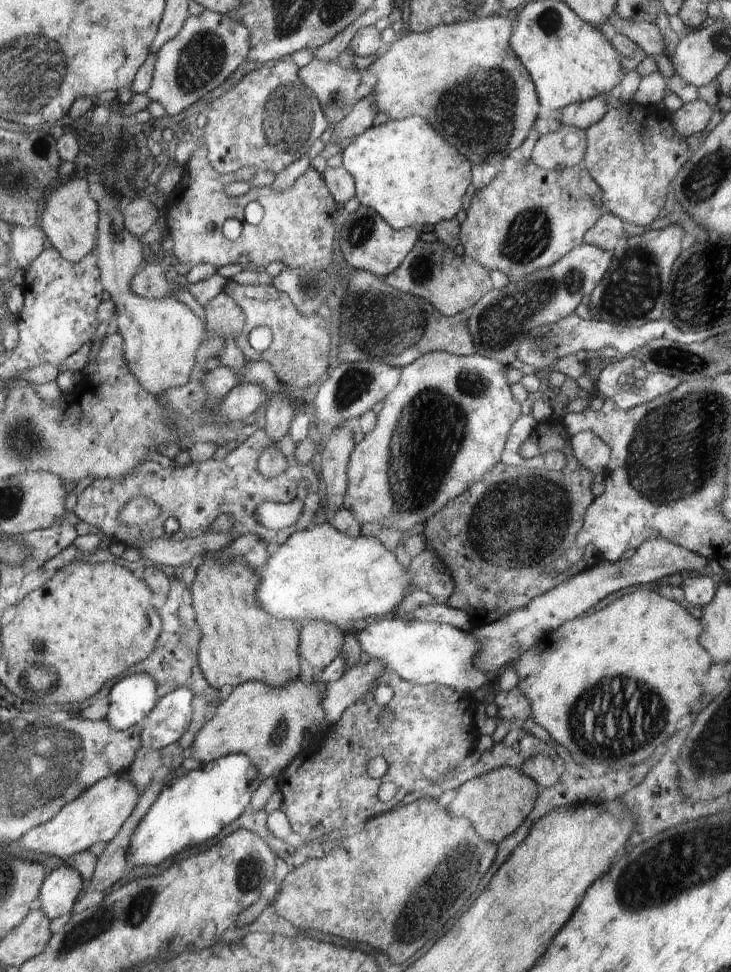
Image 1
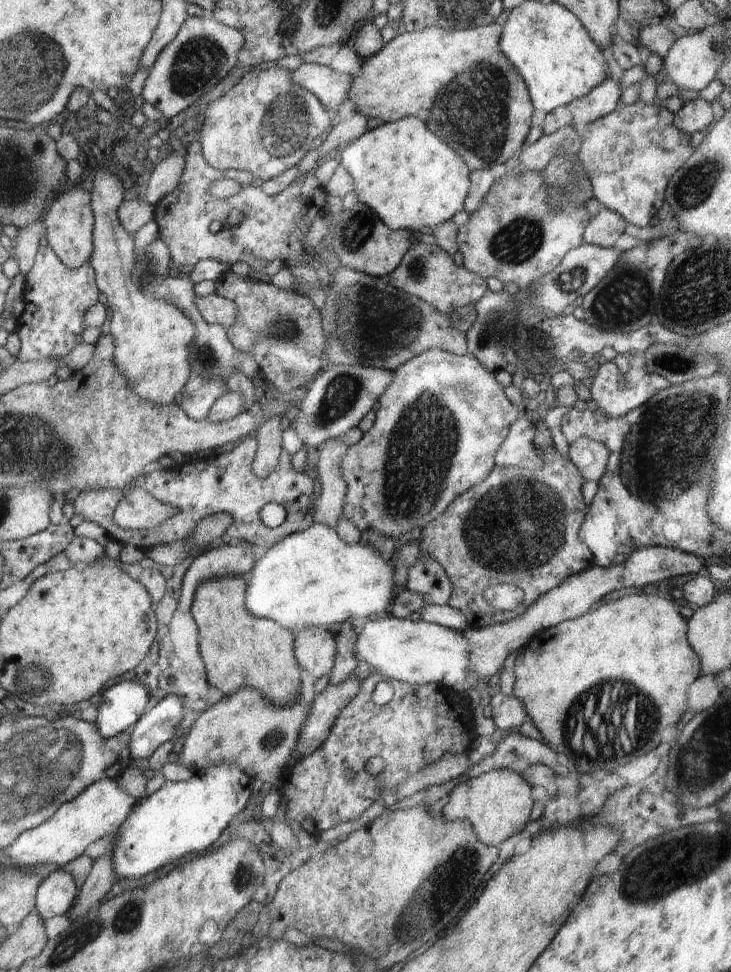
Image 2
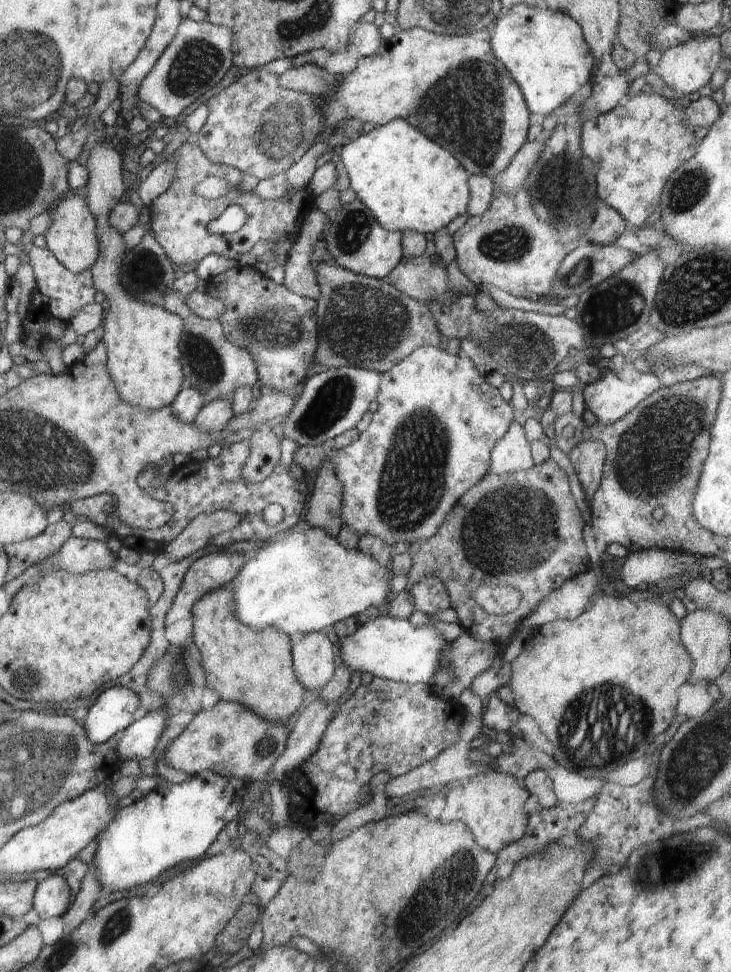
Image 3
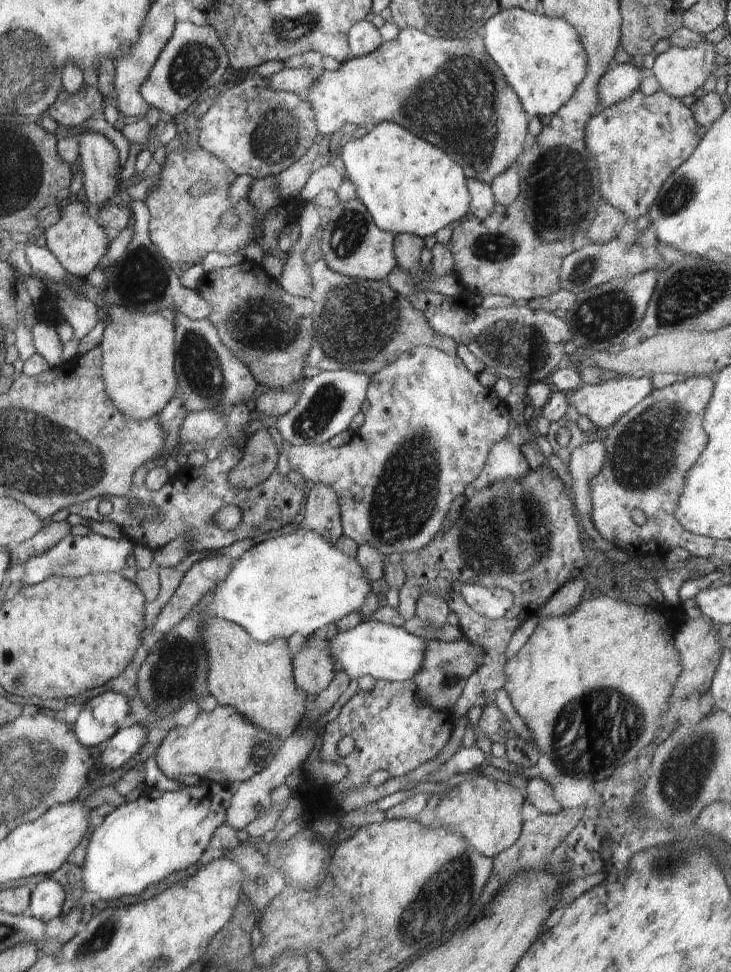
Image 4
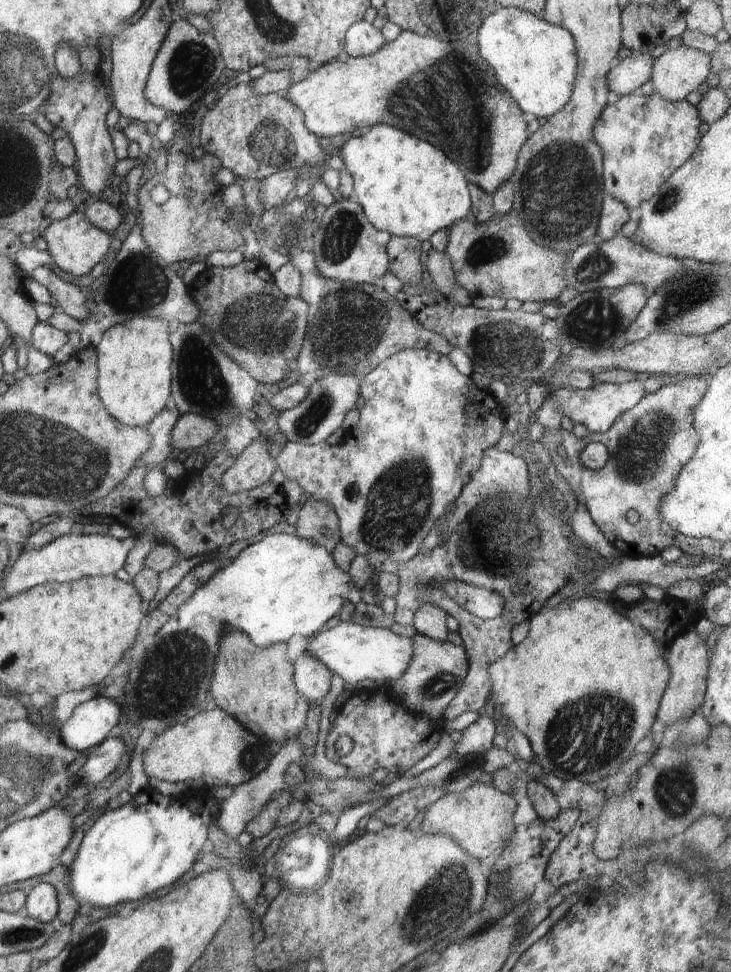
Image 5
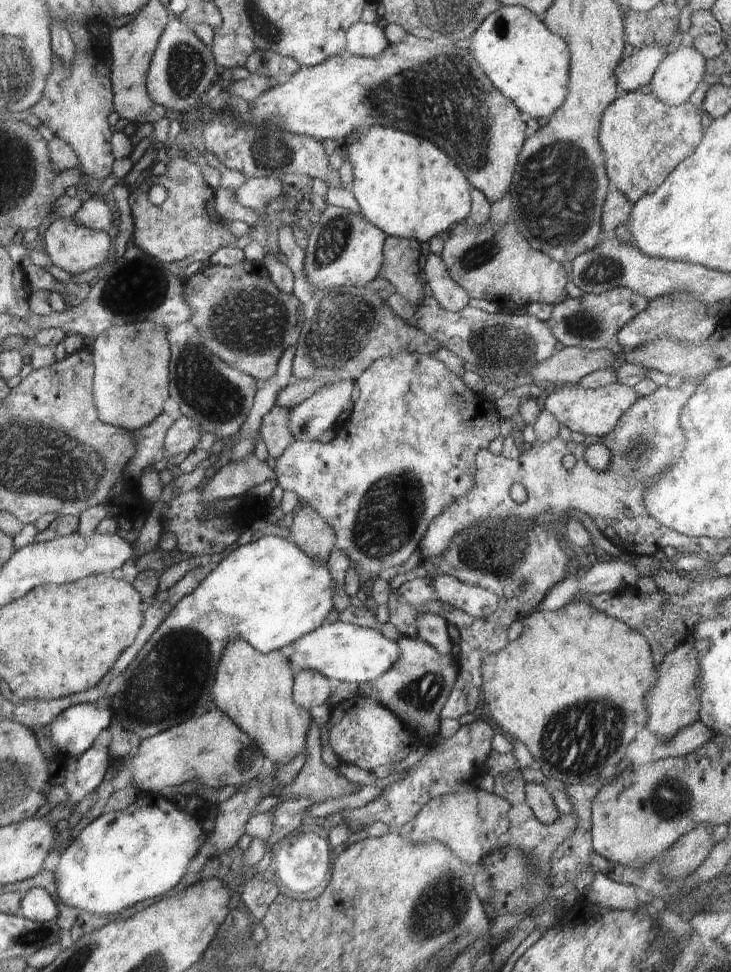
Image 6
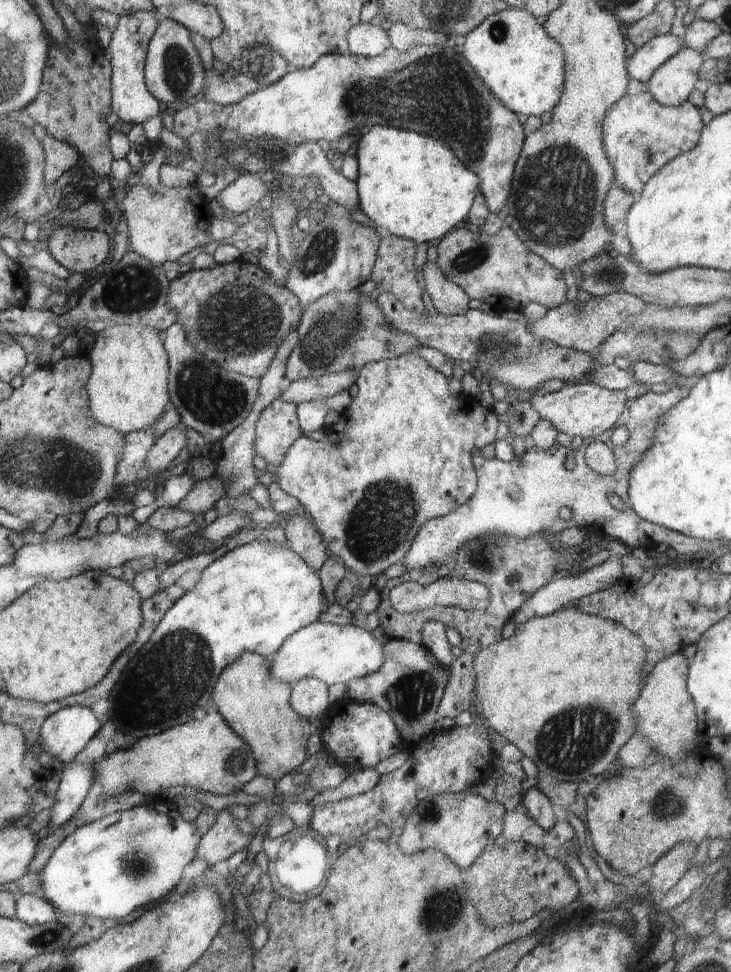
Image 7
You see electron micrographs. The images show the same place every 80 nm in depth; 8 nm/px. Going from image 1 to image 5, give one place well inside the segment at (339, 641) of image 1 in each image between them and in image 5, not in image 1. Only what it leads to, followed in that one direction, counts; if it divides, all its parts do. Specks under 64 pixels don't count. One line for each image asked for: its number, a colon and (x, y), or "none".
2: (315, 649)
3: (314, 656)
4: (314, 668)
5: (312, 677)

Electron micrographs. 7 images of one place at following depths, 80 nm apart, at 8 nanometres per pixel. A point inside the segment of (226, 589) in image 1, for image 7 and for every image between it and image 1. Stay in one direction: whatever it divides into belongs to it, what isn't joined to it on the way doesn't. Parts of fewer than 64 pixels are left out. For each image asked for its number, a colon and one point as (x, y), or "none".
2: (238, 650)
3: (254, 667)
4: (256, 679)
5: (253, 684)
6: (255, 688)
7: (253, 701)

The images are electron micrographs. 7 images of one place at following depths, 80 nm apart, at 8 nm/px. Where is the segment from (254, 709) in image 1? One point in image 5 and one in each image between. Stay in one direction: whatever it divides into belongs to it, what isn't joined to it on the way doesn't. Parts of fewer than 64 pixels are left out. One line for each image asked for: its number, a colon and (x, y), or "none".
2: (245, 729)
3: (228, 740)
4: (221, 745)
5: (213, 748)

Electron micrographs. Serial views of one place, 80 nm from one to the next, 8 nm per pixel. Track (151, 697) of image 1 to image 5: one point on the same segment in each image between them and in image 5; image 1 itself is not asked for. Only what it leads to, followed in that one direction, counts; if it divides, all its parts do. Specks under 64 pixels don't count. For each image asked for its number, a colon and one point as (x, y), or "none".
2: (119, 709)
3: (112, 713)
4: (100, 718)
5: (91, 722)

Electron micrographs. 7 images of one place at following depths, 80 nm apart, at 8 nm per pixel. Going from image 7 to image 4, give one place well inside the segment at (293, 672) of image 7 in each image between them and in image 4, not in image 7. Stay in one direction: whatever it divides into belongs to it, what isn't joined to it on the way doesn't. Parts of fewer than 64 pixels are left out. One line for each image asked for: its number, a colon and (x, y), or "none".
4: (386, 652)
5: (356, 652)
6: (344, 652)

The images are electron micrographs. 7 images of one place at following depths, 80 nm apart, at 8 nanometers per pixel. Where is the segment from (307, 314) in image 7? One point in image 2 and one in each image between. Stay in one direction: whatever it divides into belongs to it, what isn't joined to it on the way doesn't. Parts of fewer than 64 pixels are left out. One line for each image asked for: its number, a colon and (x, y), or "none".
2: (367, 321)
3: (367, 323)
4: (361, 325)
5: (353, 327)
6: (346, 329)

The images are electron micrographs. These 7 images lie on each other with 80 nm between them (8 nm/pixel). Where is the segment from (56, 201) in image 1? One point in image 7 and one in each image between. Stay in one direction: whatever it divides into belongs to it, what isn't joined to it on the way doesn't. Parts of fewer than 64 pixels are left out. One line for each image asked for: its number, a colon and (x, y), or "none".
2: (69, 224)
3: (72, 238)
4: (78, 243)
5: (76, 244)
6: (73, 247)
7: (77, 250)

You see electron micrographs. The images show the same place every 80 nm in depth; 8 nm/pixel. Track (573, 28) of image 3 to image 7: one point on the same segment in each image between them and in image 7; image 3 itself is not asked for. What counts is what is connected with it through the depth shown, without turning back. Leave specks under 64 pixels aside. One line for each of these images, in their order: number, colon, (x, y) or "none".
4: (542, 59)
5: (536, 61)
6: (528, 63)
7: (523, 66)

